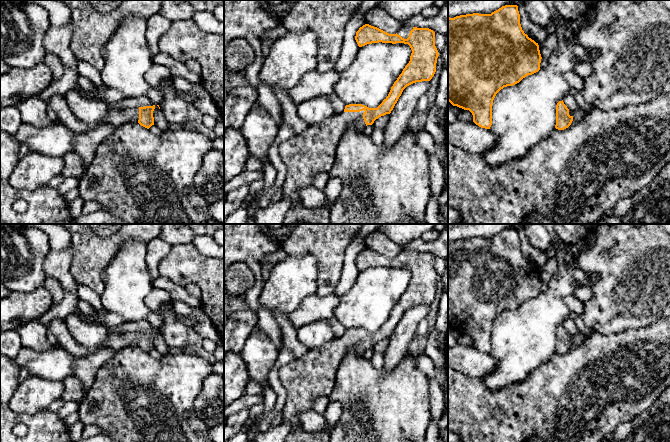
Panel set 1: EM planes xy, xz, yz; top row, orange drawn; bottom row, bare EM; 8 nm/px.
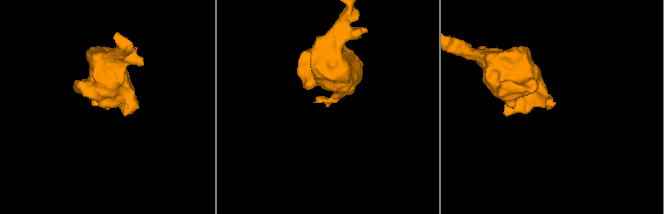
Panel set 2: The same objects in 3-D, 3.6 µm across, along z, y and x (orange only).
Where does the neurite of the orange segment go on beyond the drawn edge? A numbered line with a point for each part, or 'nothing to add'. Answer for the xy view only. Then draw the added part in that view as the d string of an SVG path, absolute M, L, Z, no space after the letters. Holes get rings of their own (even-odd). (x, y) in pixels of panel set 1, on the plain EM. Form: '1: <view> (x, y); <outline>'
1: xy (115, 341); M139 331L133 333L114 333L109 332L103 348L118 351L130 345L139 344Z

